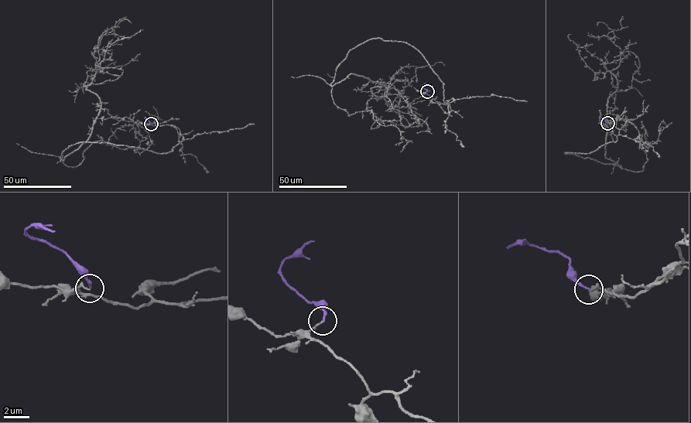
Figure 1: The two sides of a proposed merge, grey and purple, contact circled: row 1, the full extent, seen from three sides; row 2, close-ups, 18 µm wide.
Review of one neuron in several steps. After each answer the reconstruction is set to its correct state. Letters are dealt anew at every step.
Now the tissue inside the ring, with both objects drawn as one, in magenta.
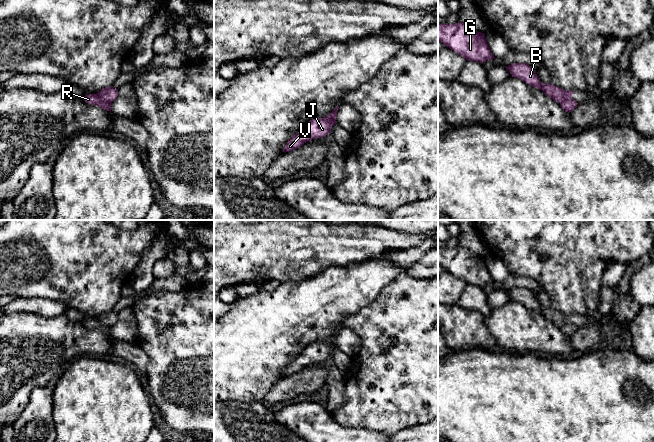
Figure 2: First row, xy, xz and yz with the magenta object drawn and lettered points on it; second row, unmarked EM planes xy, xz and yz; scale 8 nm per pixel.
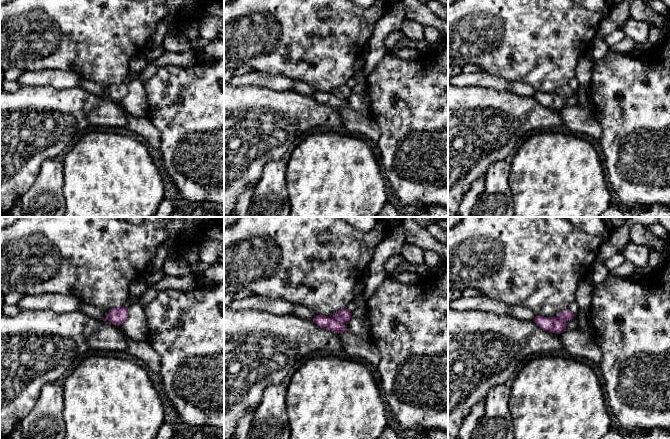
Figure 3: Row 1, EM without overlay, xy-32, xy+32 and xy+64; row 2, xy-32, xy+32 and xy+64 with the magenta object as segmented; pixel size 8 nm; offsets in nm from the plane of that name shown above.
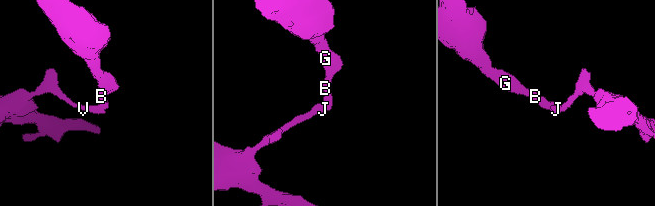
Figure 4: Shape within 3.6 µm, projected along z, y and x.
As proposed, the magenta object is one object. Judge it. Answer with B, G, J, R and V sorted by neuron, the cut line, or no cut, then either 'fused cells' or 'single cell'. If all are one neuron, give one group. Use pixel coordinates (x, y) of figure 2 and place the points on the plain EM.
B G / J R V; cut in xy along (97, 317), (103, 325), (110, 328); fused cells

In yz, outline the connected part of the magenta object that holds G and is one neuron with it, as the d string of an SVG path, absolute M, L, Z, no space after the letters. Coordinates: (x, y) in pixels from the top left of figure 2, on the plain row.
M458 246L455 248L438 248L438 264L467 285L483 287L493 284L485 258Z

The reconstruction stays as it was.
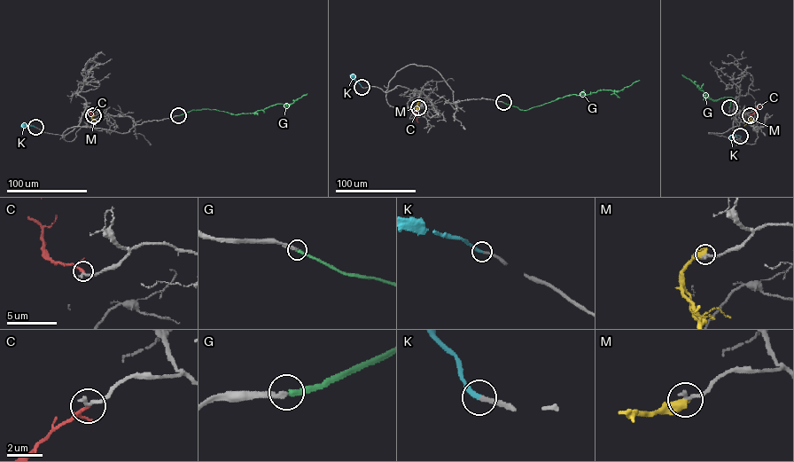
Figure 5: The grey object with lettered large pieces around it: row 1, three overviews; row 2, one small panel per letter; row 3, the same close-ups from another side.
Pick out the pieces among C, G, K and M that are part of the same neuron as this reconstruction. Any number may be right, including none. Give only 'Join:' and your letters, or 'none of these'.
Join: G, K

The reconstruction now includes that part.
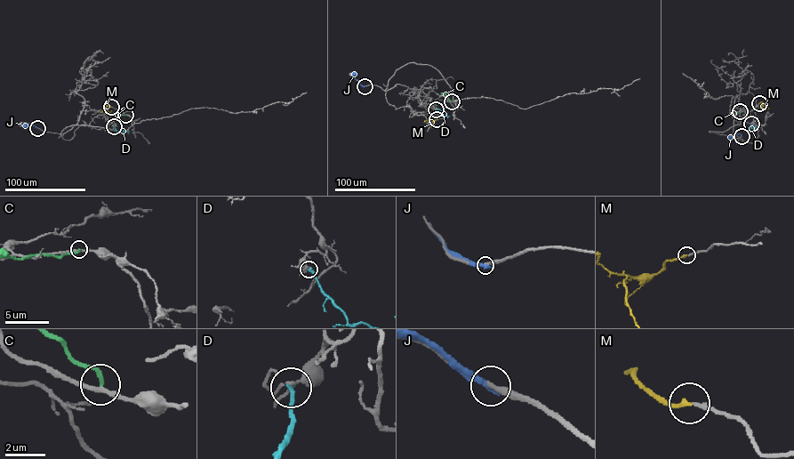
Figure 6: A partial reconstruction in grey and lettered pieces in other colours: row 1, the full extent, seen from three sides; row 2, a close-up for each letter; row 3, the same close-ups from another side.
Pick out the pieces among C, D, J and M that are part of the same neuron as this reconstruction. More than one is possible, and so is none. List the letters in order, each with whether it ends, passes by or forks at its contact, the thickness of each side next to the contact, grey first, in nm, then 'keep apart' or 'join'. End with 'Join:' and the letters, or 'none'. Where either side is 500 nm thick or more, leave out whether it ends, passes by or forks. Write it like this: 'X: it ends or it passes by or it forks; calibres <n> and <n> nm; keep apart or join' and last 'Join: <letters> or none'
C: it ends; calibres 240 and 220 nm; keep apart
D: it ends; calibres 110 and 240 nm; keep apart
J: it ends; calibres 280 and 400 nm; keep apart
M: it ends; calibres 190 and 220 nm; join
Join: M

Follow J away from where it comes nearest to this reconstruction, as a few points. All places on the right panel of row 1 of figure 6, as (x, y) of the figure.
J: (741, 136), (736, 133), (728, 138)

